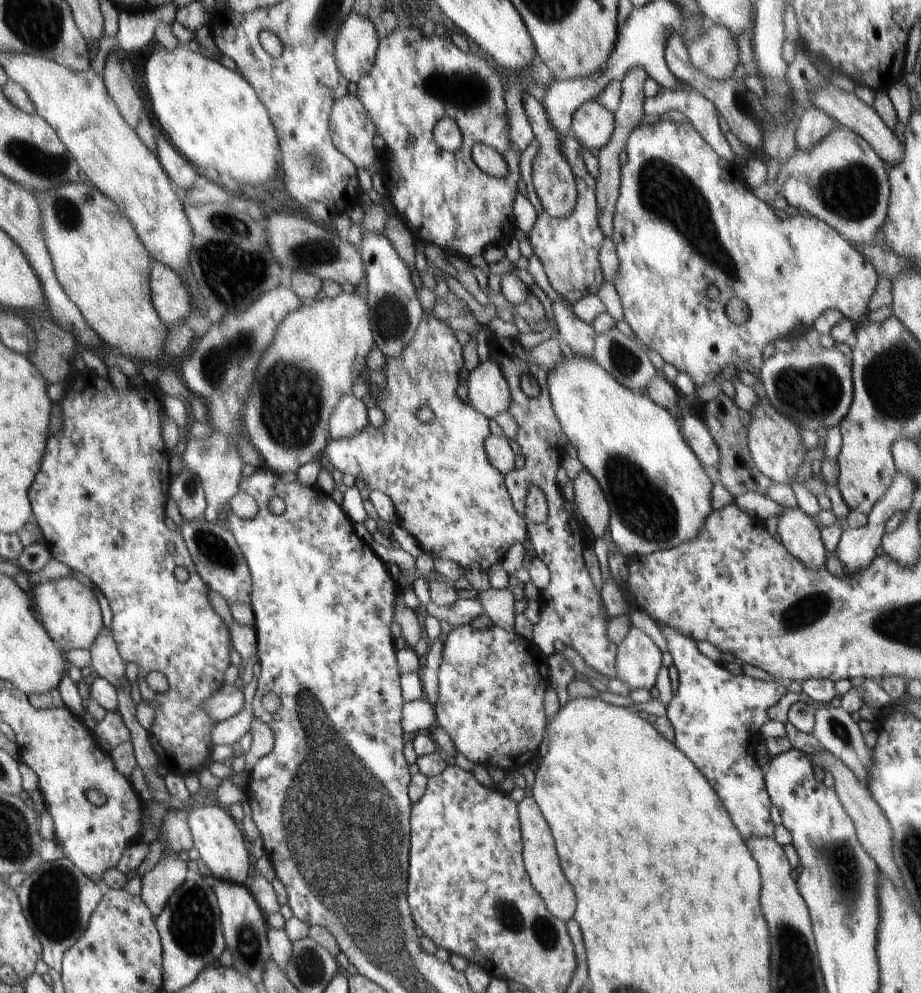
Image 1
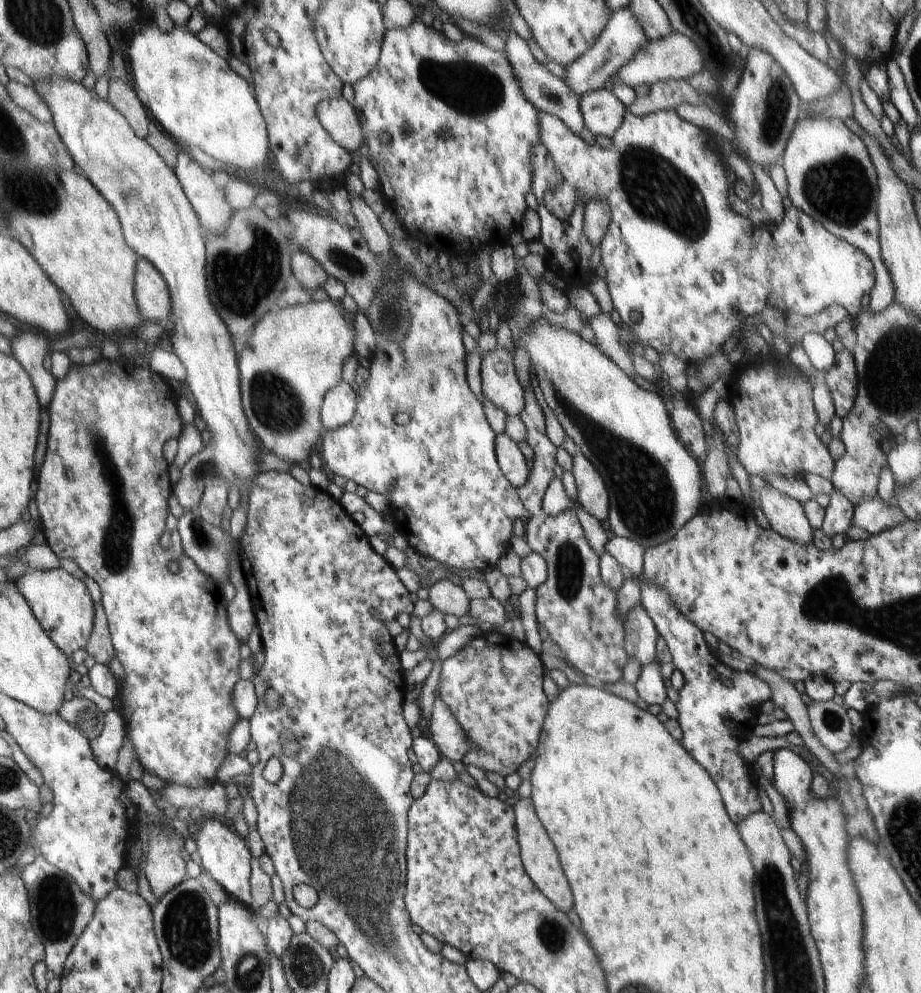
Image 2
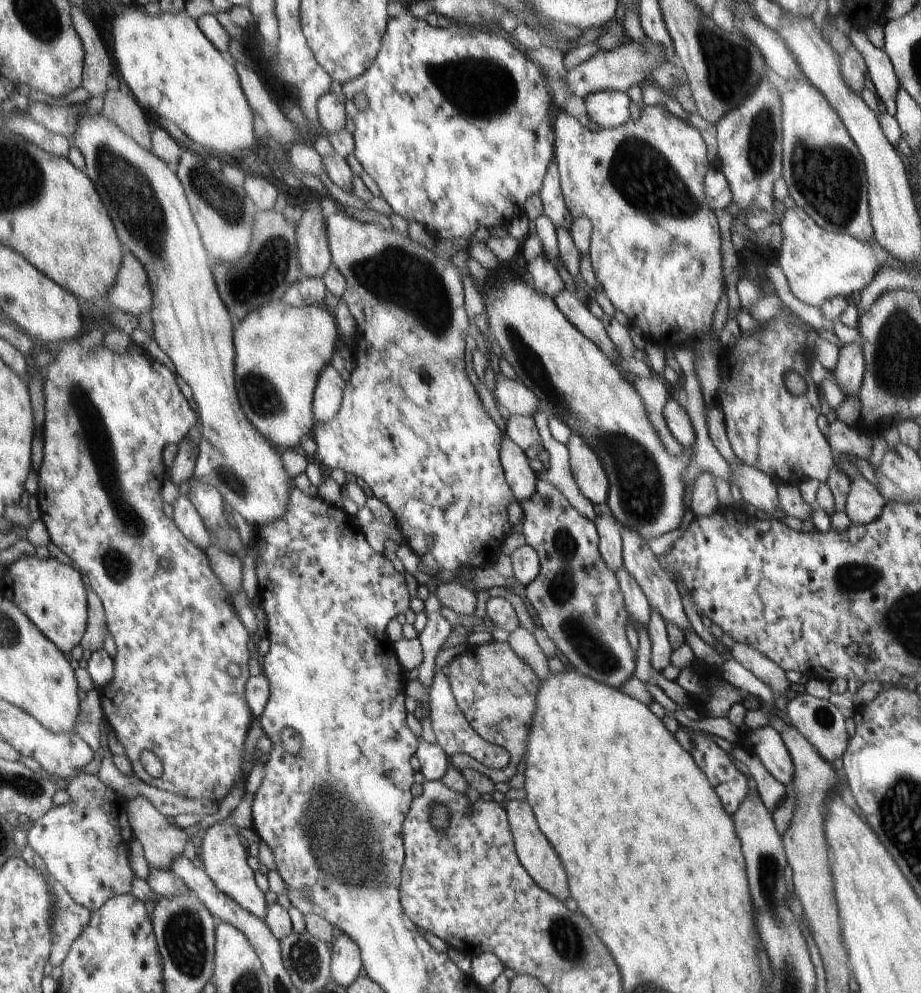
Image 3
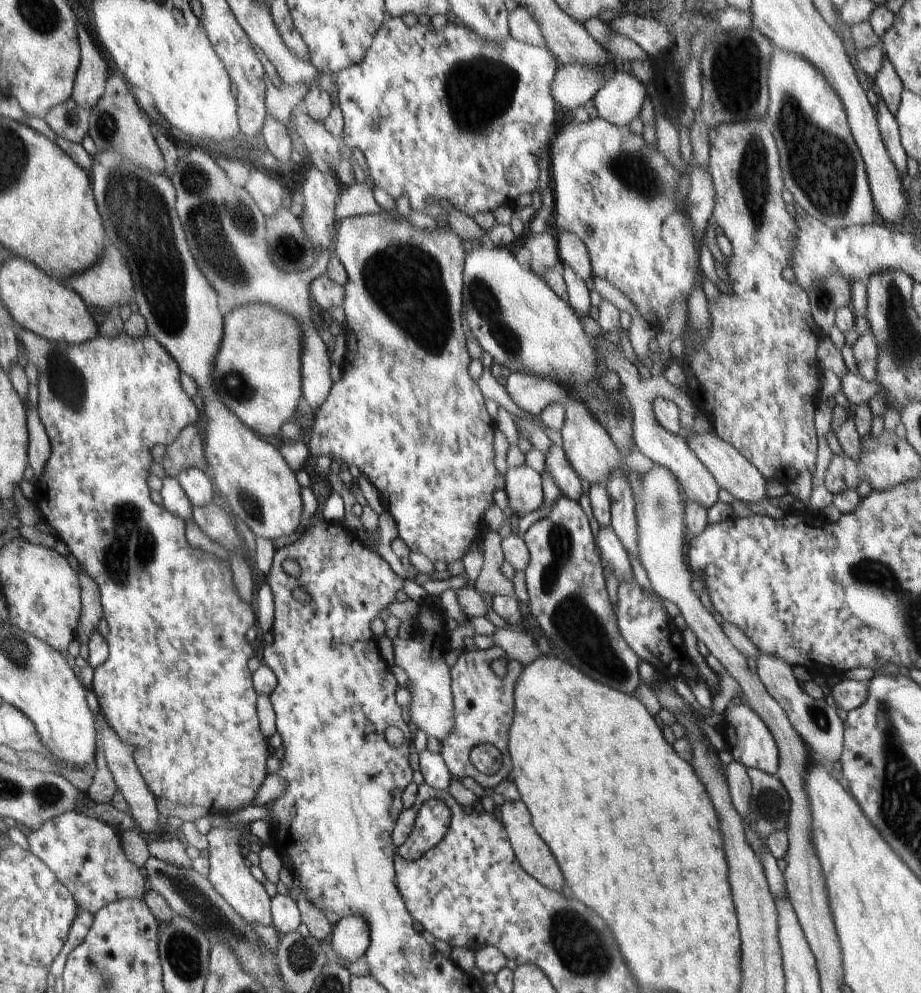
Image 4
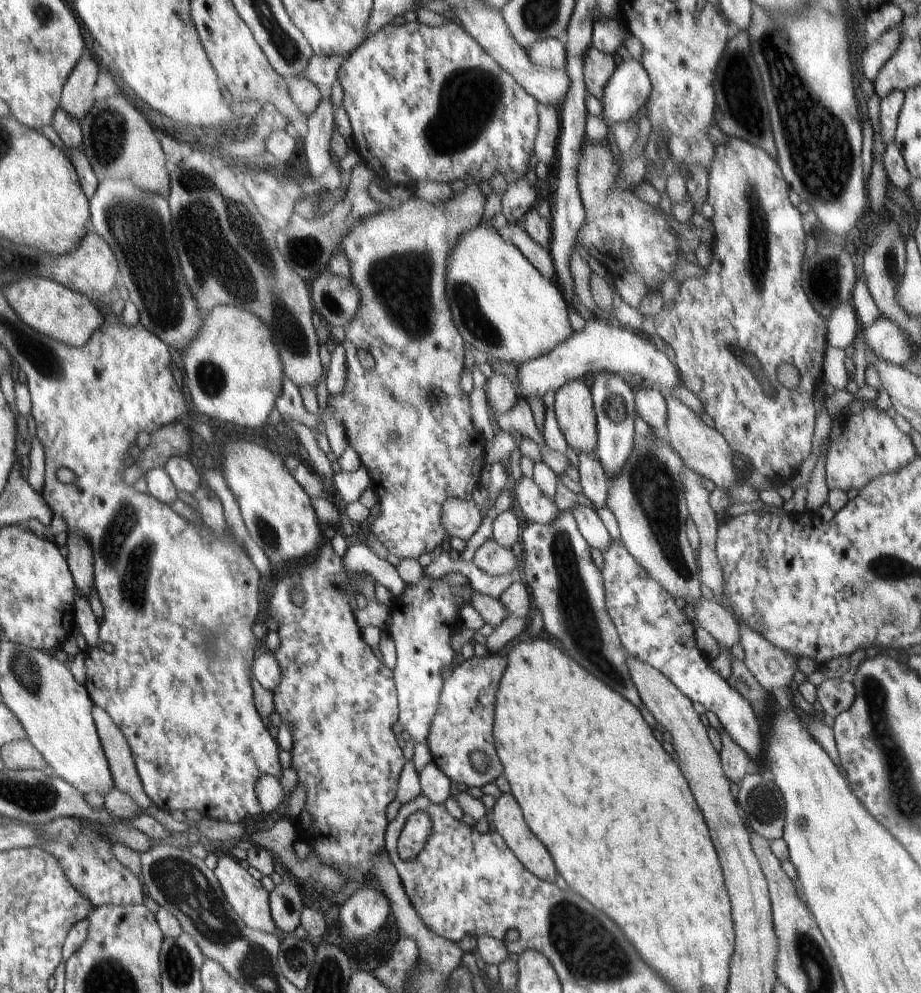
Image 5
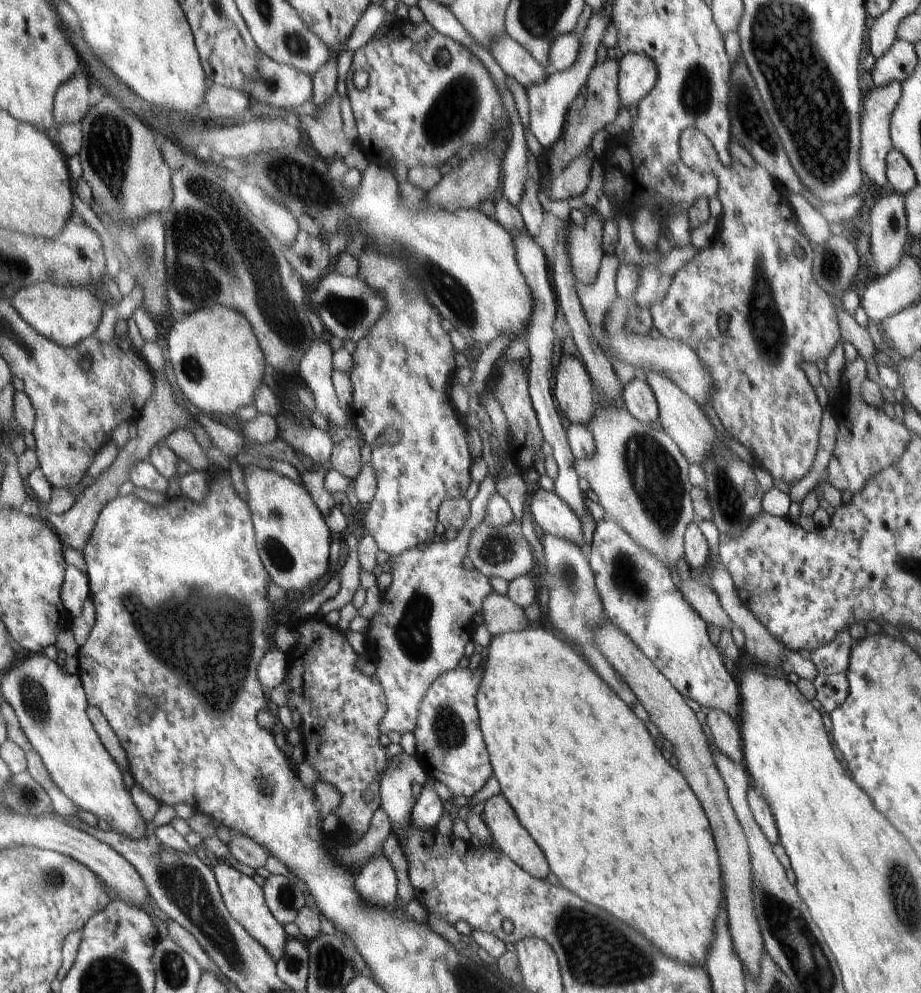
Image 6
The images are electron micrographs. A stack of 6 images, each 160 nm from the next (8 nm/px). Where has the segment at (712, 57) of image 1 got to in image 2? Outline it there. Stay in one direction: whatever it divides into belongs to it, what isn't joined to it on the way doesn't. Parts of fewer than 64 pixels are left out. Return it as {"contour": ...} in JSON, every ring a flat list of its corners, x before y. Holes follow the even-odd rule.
{"contour":[[672,31,663,39,658,39,657,41,649,40,647,45,642,50,639,50,630,62,619,68,612,83,622,81,634,89,641,84,653,85,658,81,670,79,687,80,689,76,694,76,694,74,699,72,703,73,704,70,704,61,696,43,683,34]]}

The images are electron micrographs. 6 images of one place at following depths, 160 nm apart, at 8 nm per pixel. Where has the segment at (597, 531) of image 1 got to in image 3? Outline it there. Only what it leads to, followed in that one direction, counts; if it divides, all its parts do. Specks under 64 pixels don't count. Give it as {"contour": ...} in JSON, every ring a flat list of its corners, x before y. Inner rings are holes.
{"contour":[[571,433,566,446,571,471,580,492,597,508,604,507,609,480,597,453,576,433]]}

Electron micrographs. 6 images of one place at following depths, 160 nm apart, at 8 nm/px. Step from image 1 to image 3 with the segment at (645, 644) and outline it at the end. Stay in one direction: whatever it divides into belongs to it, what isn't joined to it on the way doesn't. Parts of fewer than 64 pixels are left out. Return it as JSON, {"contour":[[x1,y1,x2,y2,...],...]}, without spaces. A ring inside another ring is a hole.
{"contour":[[624,566,615,575,619,582,630,620,634,620,634,624,640,624,641,627,646,628,651,617,651,606,646,595]]}

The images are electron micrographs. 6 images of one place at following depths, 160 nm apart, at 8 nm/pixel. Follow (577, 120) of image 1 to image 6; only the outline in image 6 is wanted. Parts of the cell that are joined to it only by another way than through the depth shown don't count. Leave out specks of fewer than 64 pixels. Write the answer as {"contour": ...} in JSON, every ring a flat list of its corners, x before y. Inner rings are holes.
{"contour":[[624,53,618,63,618,94,624,107,638,102,654,88,658,70,646,54]]}

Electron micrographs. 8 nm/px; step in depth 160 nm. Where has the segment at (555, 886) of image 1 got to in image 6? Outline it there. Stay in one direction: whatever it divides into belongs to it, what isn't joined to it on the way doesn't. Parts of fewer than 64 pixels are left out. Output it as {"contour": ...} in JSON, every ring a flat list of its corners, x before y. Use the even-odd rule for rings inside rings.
{"contour":[[498,794,486,800,485,803,484,812,482,814,483,820,486,826,488,826,490,834,492,834,495,845,527,874,545,880,550,872,546,858,544,854,542,854,542,850,536,845,536,842,530,837,530,834,528,834,522,827,522,824,520,824,516,814,514,814,514,810,512,810,510,804,506,801,506,798]]}

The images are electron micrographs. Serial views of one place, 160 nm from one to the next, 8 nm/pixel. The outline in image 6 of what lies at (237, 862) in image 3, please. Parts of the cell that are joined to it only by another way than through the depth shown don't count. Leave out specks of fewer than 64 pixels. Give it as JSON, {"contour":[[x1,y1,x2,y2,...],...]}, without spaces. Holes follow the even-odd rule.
{"contour":[[223,860,214,866,212,872,218,884,221,898,232,918,234,918,252,938,258,940,258,942,268,950,268,954,270,954,270,958,272,958,274,962,278,962,278,960,284,956,286,942,288,942,290,937,286,933,285,926,280,924,266,907,262,887,258,886,252,878,228,866]]}

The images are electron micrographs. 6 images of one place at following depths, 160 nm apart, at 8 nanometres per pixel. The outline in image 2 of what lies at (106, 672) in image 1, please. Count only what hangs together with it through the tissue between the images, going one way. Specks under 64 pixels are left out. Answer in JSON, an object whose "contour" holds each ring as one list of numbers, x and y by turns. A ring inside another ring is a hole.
{"contour":[[96,603,94,610,94,628,92,629,91,637,88,639,88,644,85,646,85,649,94,658,96,663,108,667,115,657,115,648,111,641,109,624,103,604]]}

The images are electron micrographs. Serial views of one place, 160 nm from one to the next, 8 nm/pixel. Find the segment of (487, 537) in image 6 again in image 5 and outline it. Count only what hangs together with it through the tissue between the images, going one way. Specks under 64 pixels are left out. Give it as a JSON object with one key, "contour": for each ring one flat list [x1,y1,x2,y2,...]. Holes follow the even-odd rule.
{"contour":[[494,538,486,540,475,552,472,562,479,570,490,576,518,576,521,571,519,565,523,559,518,559,510,548,500,546]]}

